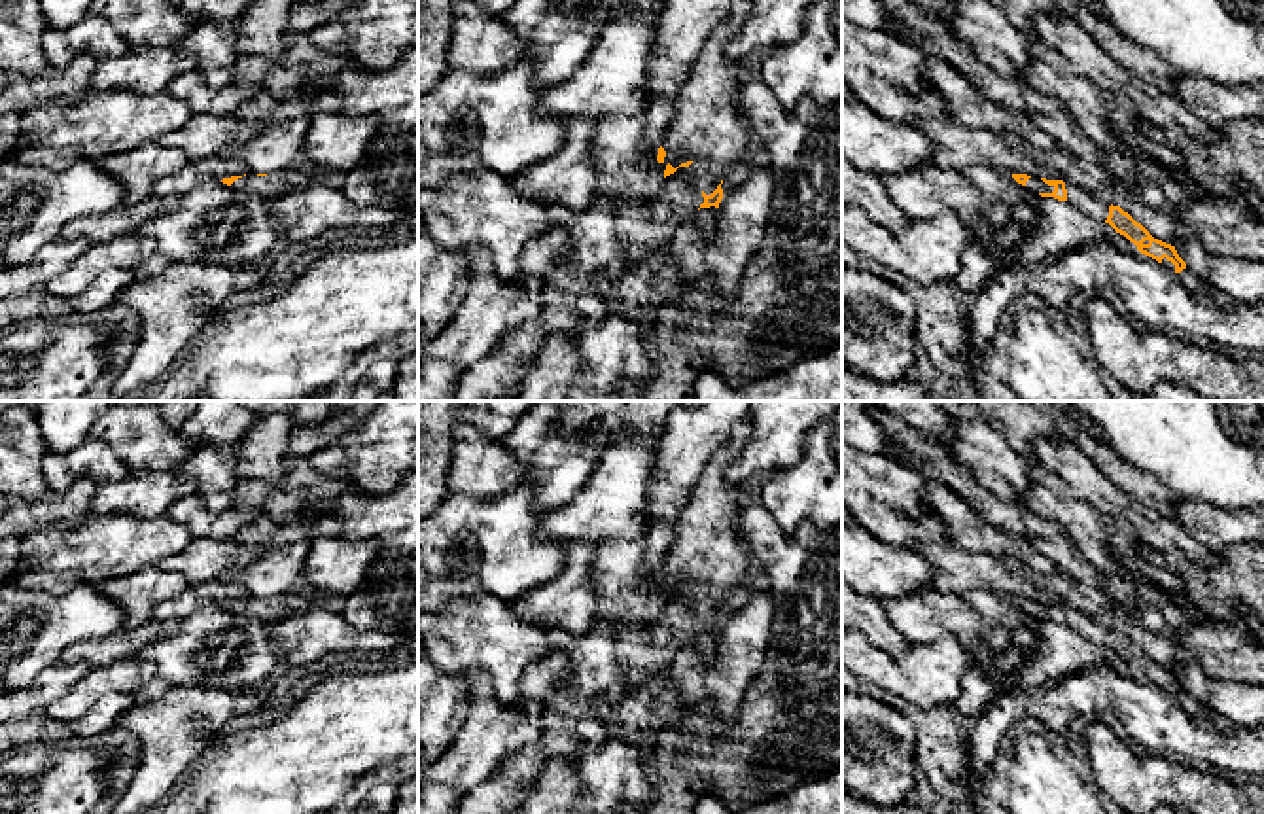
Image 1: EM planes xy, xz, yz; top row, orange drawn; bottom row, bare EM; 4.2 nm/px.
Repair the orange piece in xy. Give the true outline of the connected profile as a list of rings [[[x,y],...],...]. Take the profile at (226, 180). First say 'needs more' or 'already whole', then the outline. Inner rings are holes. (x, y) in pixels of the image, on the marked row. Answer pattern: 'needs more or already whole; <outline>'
needs more; [[[297,165],[274,174],[244,174],[244,176],[231,176],[223,178],[223,184],[250,191],[261,197],[278,197],[290,189],[299,189],[303,186],[314,184],[316,180],[310,174],[305,174]]]

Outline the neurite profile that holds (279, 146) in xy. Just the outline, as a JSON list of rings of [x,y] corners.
[[[308,117],[265,125],[254,138],[237,144],[229,153],[240,157],[252,174],[274,174],[301,161]]]

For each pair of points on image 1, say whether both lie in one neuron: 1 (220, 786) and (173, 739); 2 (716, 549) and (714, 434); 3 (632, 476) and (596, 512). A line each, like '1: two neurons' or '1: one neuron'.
1: two neurons
2: two neurons
3: one neuron

